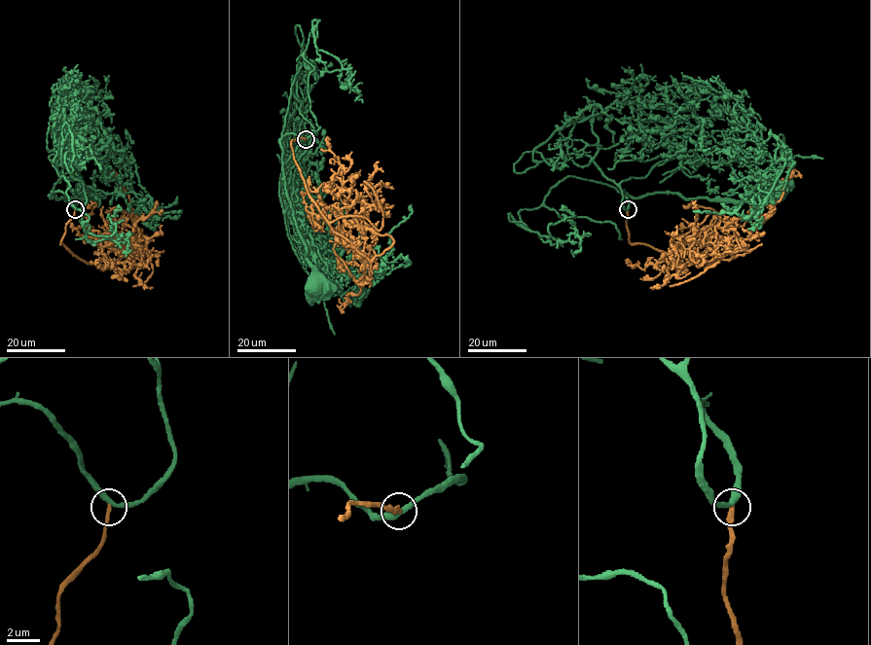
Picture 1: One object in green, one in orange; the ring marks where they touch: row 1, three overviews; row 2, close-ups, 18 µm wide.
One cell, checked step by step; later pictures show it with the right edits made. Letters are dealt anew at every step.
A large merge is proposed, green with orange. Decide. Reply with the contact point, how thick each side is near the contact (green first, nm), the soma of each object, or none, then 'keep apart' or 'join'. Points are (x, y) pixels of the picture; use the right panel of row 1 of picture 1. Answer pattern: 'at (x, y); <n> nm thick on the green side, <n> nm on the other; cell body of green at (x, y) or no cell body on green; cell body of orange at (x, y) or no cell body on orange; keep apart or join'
at (628, 209); 360 nm thick on the green side, 280 nm on the other; cell body of green at (777, 195); no cell body on orange; join

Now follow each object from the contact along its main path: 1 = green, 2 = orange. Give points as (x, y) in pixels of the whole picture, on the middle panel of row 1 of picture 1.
1: (305, 138), (300, 139), (291, 133), (280, 141), (284, 190), (306, 248), (307, 261), (311, 266), (314, 288)
2: (305, 138), (291, 142), (309, 197), (371, 261), (393, 240), (344, 216), (361, 196), (330, 182), (344, 198)

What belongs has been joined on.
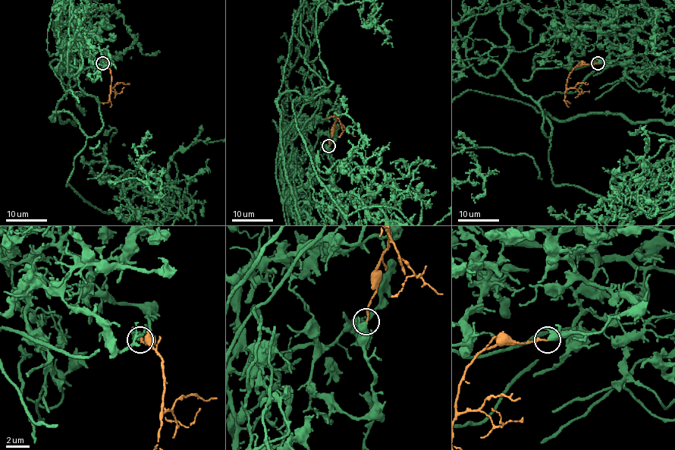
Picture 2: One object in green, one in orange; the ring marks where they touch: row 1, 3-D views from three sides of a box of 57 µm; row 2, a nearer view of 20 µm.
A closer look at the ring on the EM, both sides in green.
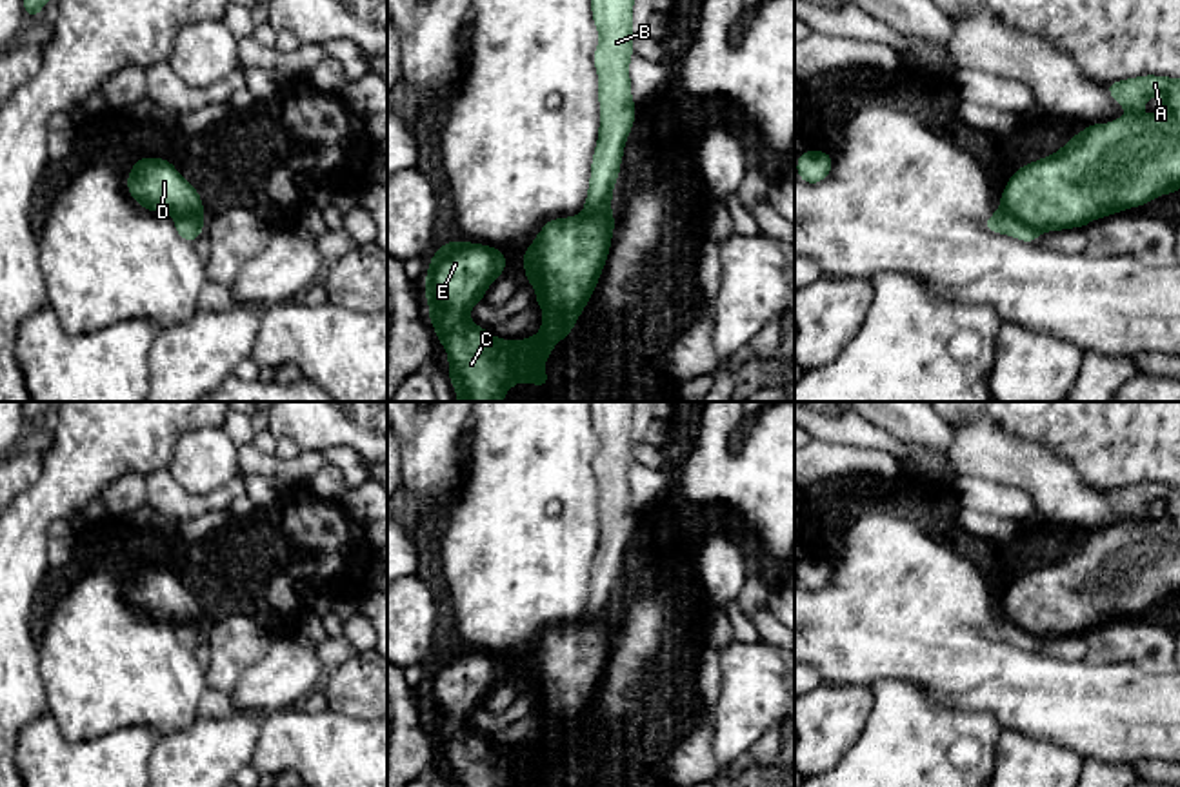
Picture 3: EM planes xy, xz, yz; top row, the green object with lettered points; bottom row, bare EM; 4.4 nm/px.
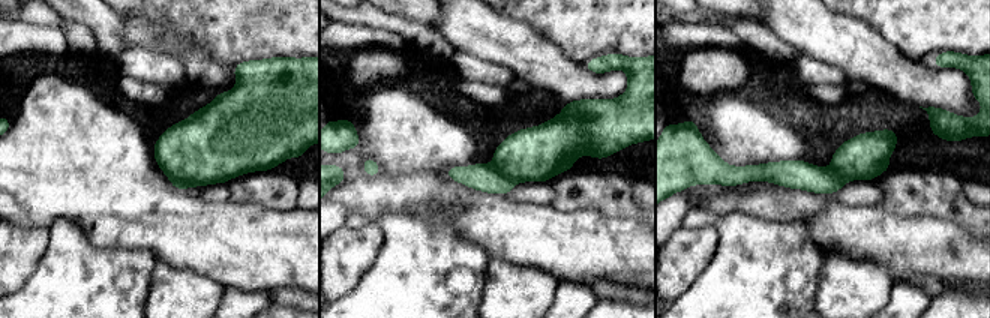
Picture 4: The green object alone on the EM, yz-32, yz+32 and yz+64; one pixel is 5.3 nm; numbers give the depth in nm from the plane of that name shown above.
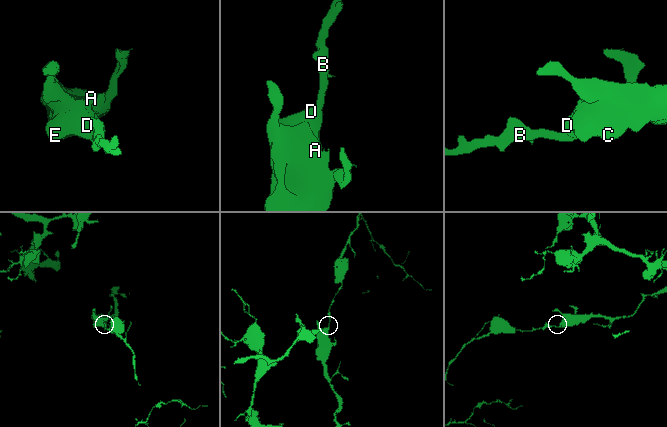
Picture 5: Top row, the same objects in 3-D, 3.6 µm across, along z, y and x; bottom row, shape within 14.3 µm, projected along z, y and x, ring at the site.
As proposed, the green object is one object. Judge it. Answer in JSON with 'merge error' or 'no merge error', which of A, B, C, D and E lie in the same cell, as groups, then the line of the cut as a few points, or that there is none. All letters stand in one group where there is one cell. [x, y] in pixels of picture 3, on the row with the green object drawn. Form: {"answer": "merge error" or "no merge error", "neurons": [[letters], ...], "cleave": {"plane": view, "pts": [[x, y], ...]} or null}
{"answer": "merge error", "neurons": [["A", "C", "D", "E"], ["B"]], "cleave": {"plane": "yz", "pts": [[1002, 206], [1037, 233]]}}

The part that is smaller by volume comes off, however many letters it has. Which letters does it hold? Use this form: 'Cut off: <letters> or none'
Cut off: B

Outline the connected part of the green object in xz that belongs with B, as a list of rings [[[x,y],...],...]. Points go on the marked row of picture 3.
[[[591,0],[595,25],[600,33],[593,56],[598,71],[600,129],[584,205],[587,214],[611,211],[624,144],[635,122],[627,73],[633,56],[633,4],[635,0]]]

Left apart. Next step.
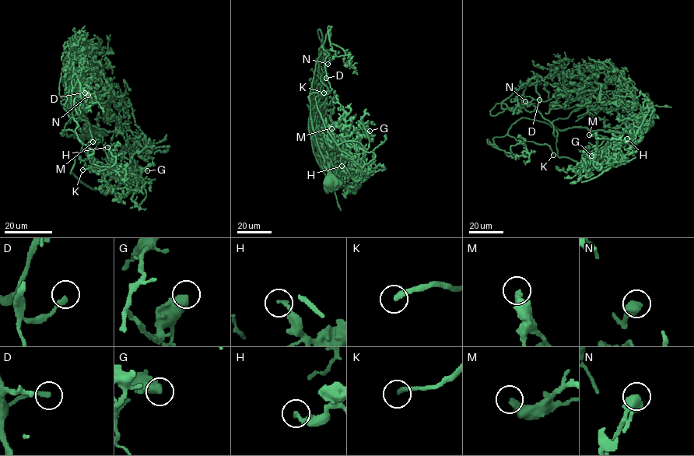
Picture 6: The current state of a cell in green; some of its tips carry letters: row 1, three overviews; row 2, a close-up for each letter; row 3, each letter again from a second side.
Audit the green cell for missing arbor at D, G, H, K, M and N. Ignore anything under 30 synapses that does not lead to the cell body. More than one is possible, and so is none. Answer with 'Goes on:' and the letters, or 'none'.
Goes on: D, K, N

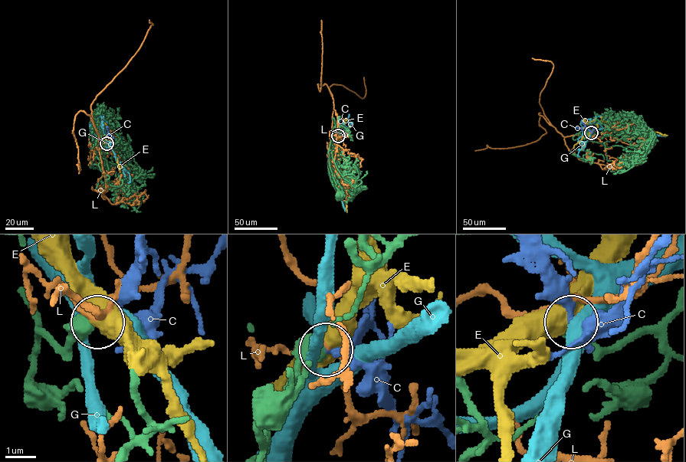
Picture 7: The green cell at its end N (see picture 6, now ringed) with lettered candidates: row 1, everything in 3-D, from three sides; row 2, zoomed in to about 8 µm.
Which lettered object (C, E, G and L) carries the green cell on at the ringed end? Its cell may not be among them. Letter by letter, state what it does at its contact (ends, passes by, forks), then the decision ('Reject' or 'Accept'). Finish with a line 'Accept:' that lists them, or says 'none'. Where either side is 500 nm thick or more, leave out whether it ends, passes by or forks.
C: Accept
E: Reject
G: Reject
L: Reject
Accept: C

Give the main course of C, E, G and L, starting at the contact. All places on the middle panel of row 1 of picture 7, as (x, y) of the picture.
C: (338, 135), (340, 119)
E: (338, 135), (329, 157), (329, 172), (333, 185), (346, 204), (346, 212)
G: (337, 136), (334, 148), (329, 153), (328, 172), (333, 187), (341, 197), (345, 211)
L: (338, 135), (336, 128), (332, 128), (333, 95), (325, 83), (318, 84), (318, 88), (320, 91), (321, 20)

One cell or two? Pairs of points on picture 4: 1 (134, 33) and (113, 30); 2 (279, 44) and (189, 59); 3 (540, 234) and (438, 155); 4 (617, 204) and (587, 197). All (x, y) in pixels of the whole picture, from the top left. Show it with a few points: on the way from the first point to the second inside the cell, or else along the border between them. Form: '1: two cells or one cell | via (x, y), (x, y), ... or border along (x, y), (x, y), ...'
1: two cells | border along (120, 15), (126, 47)
2: two cells | border along (180, 36), (192, 39), (213, 59), (233, 66)
3: one cell | via (509, 230), (444, 186)
4: one cell | via (609, 197), (594, 197)

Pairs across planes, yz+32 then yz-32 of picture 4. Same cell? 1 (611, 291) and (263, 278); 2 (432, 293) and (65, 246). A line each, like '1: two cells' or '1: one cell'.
1: two cells
2: one cell

